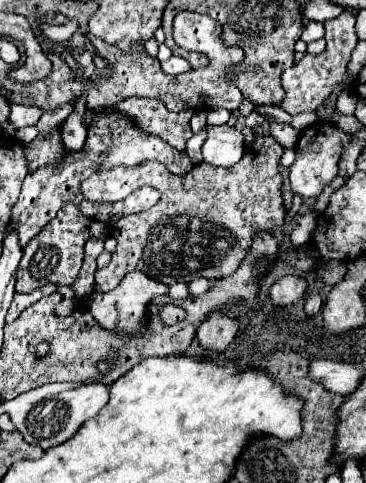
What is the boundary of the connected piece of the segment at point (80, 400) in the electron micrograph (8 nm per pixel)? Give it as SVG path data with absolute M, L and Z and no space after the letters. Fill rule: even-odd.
M48 383L40 385L36 389L30 389L16 399L2 403L6 405L6 413L10 415L16 431L28 439L28 443L34 443L48 451L50 447L62 445L68 439L76 435L76 431L88 421L94 419L102 407L108 403L108 387L100 383Z

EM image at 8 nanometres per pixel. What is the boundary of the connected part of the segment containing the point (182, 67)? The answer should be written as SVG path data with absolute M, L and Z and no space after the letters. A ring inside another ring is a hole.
M172 55L168 61L162 61L160 65L162 65L162 71L164 71L164 73L168 73L168 75L178 75L178 73L190 71L188 61L186 61L186 59L182 59L182 57L176 57L176 55Z

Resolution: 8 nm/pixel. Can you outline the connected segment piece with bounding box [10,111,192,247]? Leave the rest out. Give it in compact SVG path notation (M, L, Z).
M100 111L96 115L92 127L88 127L88 137L80 151L68 149L66 155L56 165L46 165L46 167L40 167L26 175L22 193L18 197L18 203L12 209L12 217L10 217L10 223L16 225L16 231L20 235L20 245L24 247L32 237L36 237L44 229L44 225L56 217L56 213L60 211L60 207L64 203L74 203L86 217L102 221L106 227L114 227L116 219L120 219L124 215L132 215L132 213L150 209L160 199L160 195L156 195L156 191L152 191L150 187L142 187L118 203L92 203L92 201L86 201L80 191L82 181L86 177L94 175L96 171L106 171L116 165L138 167L138 165L144 165L146 161L158 161L174 175L182 175L188 169L192 169L192 161L188 159L186 153L170 147L160 137L154 137L154 135L142 131L140 127L136 127L132 123L132 119L126 119L124 113Z

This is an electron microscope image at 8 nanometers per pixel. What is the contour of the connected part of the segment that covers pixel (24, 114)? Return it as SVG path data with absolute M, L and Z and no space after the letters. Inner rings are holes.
M12 105L12 113L10 113L10 123L14 125L14 129L24 129L30 125L36 125L38 119L42 117L42 111L38 111L38 107L28 107L28 105Z

